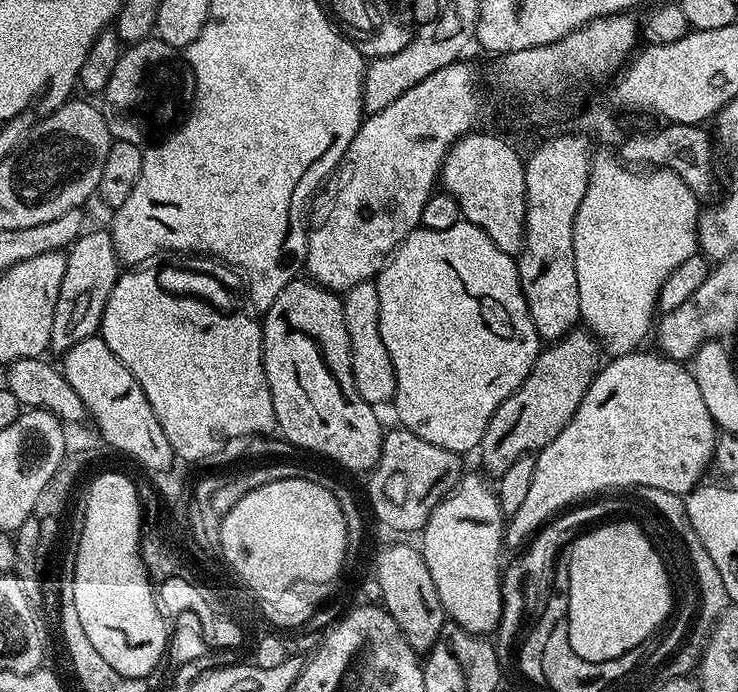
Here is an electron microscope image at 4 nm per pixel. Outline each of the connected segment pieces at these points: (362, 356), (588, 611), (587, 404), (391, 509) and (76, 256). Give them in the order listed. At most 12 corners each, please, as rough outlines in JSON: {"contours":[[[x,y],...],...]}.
{"contours":[[[371,280],[343,293],[352,377],[373,406],[396,395]],[[639,523],[589,527],[567,549],[572,645],[641,647],[674,611]],[[609,359],[509,545],[607,488],[687,494],[718,427],[681,361]],[[385,431],[367,477],[373,514],[419,533],[459,484],[461,457]],[[111,231],[67,249],[50,345],[99,333],[122,265]]]}

